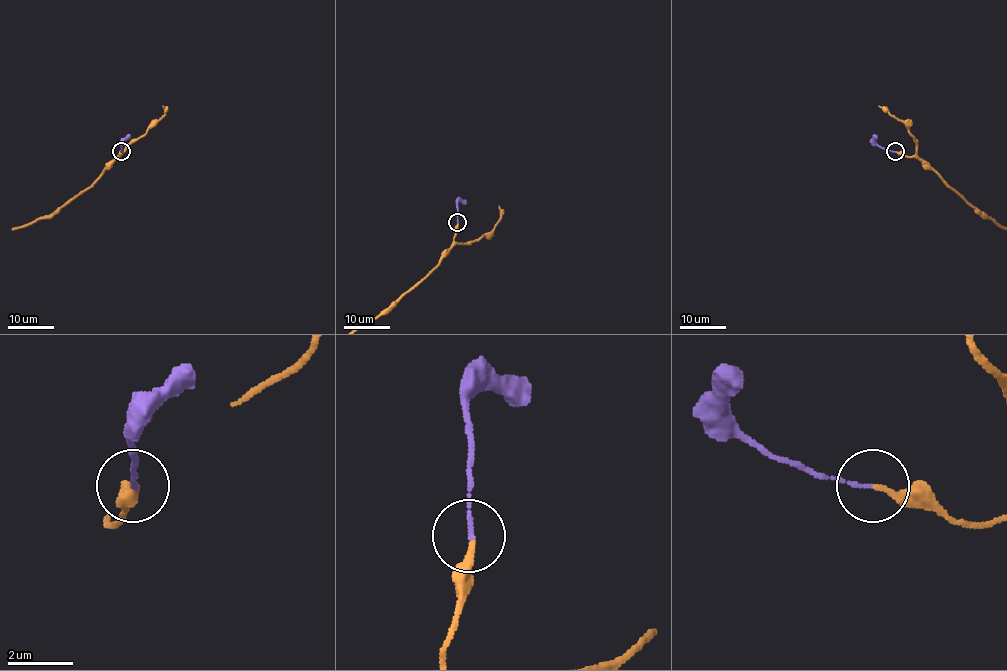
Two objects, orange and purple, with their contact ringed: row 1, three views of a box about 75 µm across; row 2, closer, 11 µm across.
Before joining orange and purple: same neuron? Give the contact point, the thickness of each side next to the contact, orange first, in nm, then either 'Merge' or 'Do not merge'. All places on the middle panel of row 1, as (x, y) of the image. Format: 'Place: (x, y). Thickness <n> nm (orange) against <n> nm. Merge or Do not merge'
Place: (457, 222). Thickness 190 nm (orange) against 110 nm. Merge

